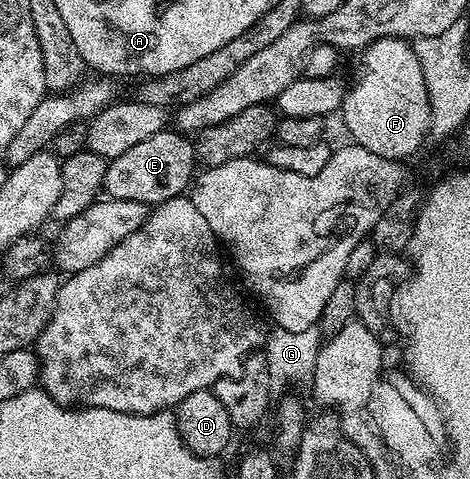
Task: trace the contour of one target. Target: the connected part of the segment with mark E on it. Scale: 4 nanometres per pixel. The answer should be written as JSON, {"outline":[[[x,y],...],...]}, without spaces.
{"outline":[[[174,128],[163,129],[157,135],[149,135],[142,143],[129,147],[129,151],[110,158],[103,184],[106,196],[113,201],[140,201],[148,207],[160,205],[188,192],[197,168],[196,142]]]}

